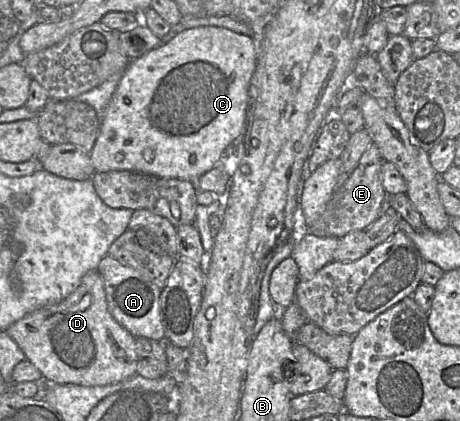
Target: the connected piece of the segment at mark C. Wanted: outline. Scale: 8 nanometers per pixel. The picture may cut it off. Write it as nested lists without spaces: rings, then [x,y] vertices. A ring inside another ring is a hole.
[[[198,26],[177,33],[168,42],[145,53],[139,58],[131,59],[112,96],[104,117],[100,121],[100,131],[92,150],[89,152],[95,172],[127,170],[145,173],[160,178],[177,178],[195,181],[209,171],[224,155],[224,150],[235,139],[243,136],[249,102],[249,86],[256,68],[258,43],[253,37],[235,33],[229,29],[216,26]]]

